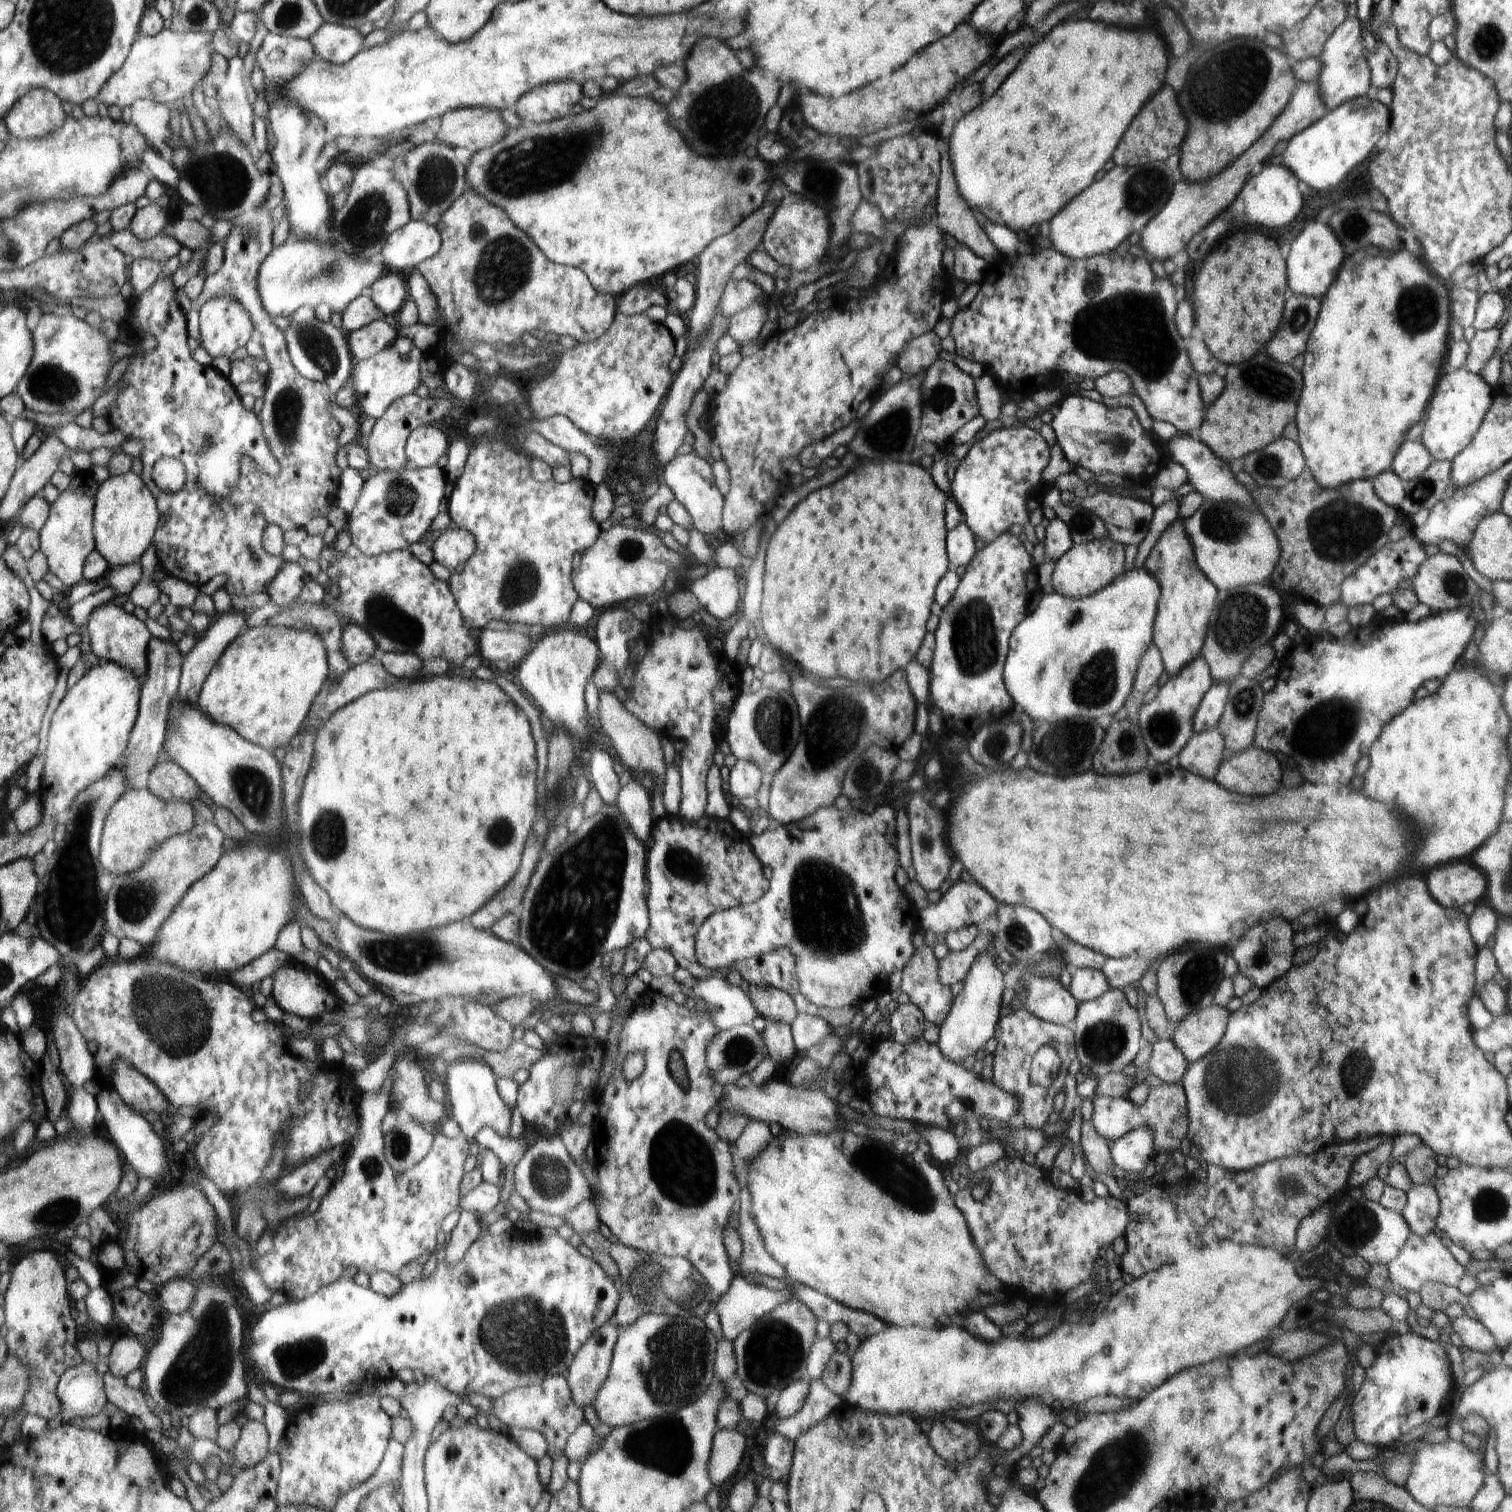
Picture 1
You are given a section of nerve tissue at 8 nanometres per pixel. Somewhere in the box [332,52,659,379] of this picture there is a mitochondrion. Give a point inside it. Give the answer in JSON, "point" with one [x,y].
{"point":[510,174]}

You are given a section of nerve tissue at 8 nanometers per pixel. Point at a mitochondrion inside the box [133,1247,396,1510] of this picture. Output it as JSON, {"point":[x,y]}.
{"point":[202,1368]}

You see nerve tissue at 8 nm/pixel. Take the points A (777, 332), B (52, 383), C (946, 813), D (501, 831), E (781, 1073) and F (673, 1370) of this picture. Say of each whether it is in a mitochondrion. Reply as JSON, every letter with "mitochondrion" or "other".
{"A":"other","B":"mitochondrion","C":"other","D":"mitochondrion","E":"other","F":"mitochondrion"}

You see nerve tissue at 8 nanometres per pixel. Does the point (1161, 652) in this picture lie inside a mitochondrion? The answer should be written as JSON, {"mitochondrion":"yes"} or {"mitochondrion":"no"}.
{"mitochondrion":"no"}

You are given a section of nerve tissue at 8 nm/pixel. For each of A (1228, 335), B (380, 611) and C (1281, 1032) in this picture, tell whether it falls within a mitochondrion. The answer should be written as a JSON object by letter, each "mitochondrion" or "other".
{"A":"other","B":"mitochondrion","C":"other"}

